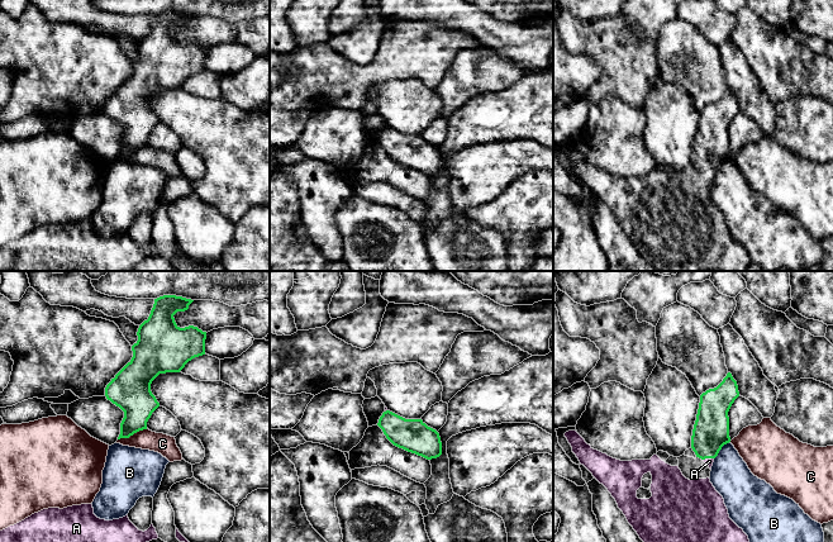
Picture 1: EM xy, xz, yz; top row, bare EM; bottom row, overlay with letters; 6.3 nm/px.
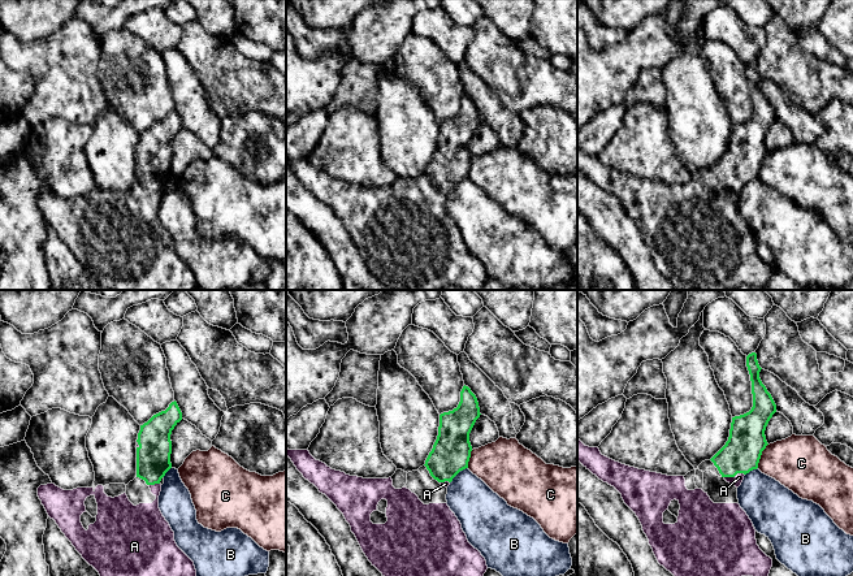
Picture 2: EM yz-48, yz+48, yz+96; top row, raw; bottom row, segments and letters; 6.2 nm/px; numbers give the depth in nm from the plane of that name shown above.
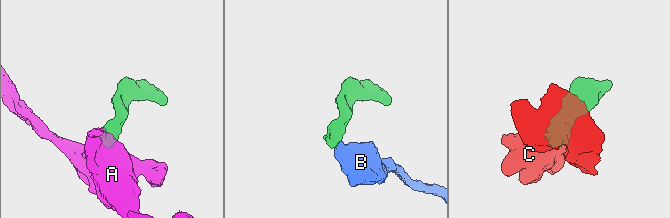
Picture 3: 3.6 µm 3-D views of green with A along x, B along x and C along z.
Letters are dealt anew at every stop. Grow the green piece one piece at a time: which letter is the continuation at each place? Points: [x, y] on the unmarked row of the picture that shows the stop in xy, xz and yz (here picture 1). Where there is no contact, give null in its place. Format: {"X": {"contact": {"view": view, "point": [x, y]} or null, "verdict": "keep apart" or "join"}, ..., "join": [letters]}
{"A": {"contact": {"view": "yz", "point": [708, 174]}, "verdict": "join"}, "B": {"contact": {"view": "yz", "point": [720, 165]}, "verdict": "keep apart"}, "C": {"contact": {"view": "xy", "point": [132, 151]}, "verdict": "keep apart"}, "join": ["A"]}

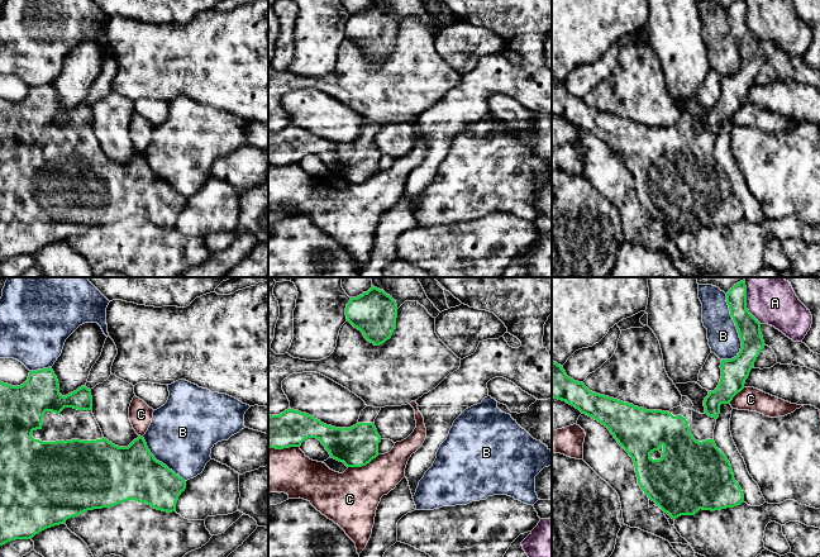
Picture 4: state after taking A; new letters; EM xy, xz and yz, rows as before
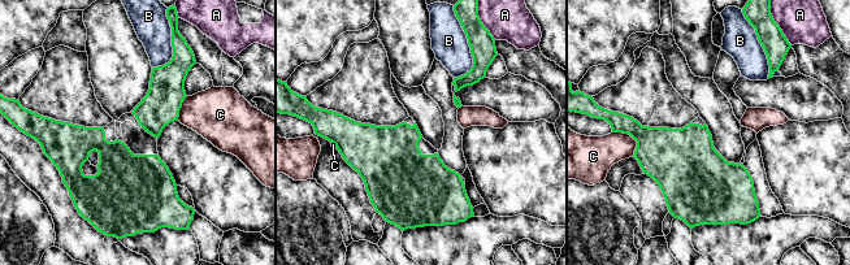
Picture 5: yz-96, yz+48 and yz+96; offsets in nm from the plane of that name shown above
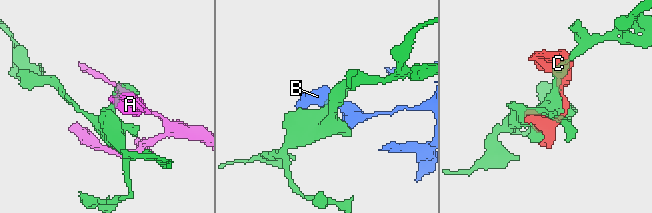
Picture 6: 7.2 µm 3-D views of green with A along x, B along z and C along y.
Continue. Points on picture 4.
{"A": {"contact": {"view": "yz", "point": [745, 20]}, "verdict": "keep apart"}, "B": {"contact": {"view": "yz", "point": [737, 44]}, "verdict": "keep apart"}, "C": {"contact": {"view": "xz", "point": [363, 181]}, "verdict": "keep apart"}, "join": []}

